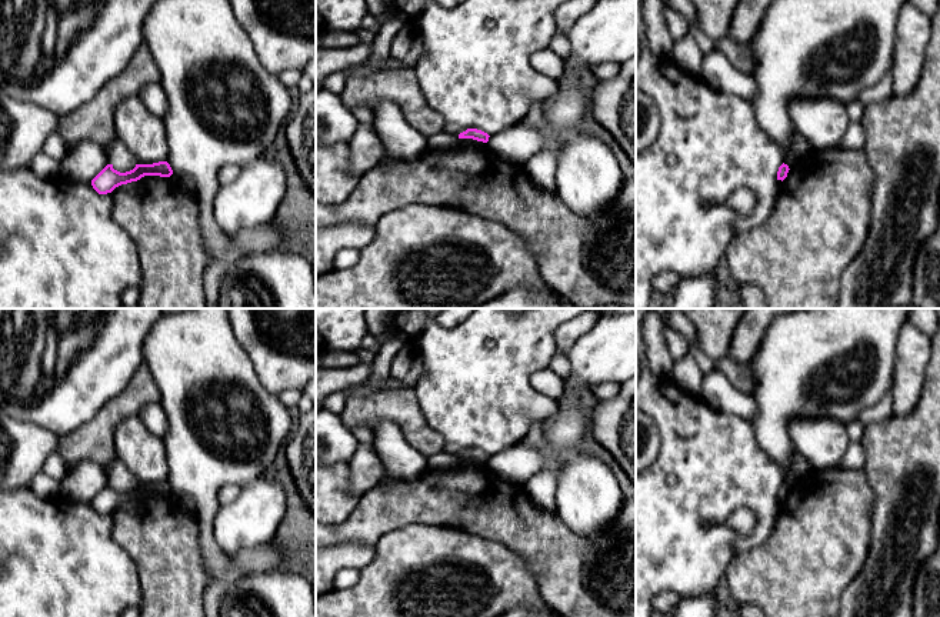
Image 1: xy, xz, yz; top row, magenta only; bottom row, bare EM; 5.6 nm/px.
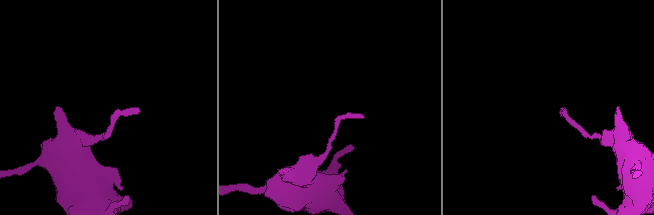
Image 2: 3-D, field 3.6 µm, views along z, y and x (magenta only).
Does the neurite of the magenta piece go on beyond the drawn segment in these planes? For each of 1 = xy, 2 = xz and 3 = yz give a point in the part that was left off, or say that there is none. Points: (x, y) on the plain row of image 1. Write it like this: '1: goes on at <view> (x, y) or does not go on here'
1: does not go on here
2: does not go on here
3: does not go on here

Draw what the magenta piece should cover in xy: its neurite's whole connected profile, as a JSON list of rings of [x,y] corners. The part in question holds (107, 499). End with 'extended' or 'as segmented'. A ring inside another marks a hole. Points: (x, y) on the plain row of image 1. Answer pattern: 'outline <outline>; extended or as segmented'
outline [[[159,481],[153,484],[136,484],[130,491],[120,493],[113,488],[113,484],[107,484],[93,500],[91,506],[99,514],[111,513],[116,507],[137,501],[144,496],[170,497],[173,490],[167,481]]]; as segmented

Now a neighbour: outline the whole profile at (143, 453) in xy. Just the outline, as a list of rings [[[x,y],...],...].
[[[140,416],[123,420],[114,430],[113,443],[116,457],[137,484],[169,480],[170,467],[163,440],[143,426]]]

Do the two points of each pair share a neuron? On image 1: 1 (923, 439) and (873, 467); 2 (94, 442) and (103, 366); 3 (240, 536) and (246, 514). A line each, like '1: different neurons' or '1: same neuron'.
1: same neuron
2: different neurons
3: same neuron

